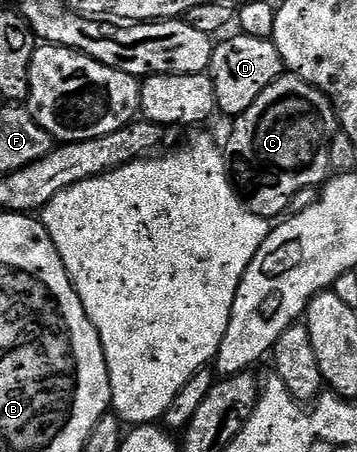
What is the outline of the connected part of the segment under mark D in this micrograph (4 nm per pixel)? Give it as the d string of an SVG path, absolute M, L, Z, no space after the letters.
M234 34L234 39L226 43L218 42L213 49L213 59L209 63L208 74L215 85L217 111L220 114L236 117L251 109L253 102L286 70L284 61L279 57L279 49L272 39L260 39L250 35Z

